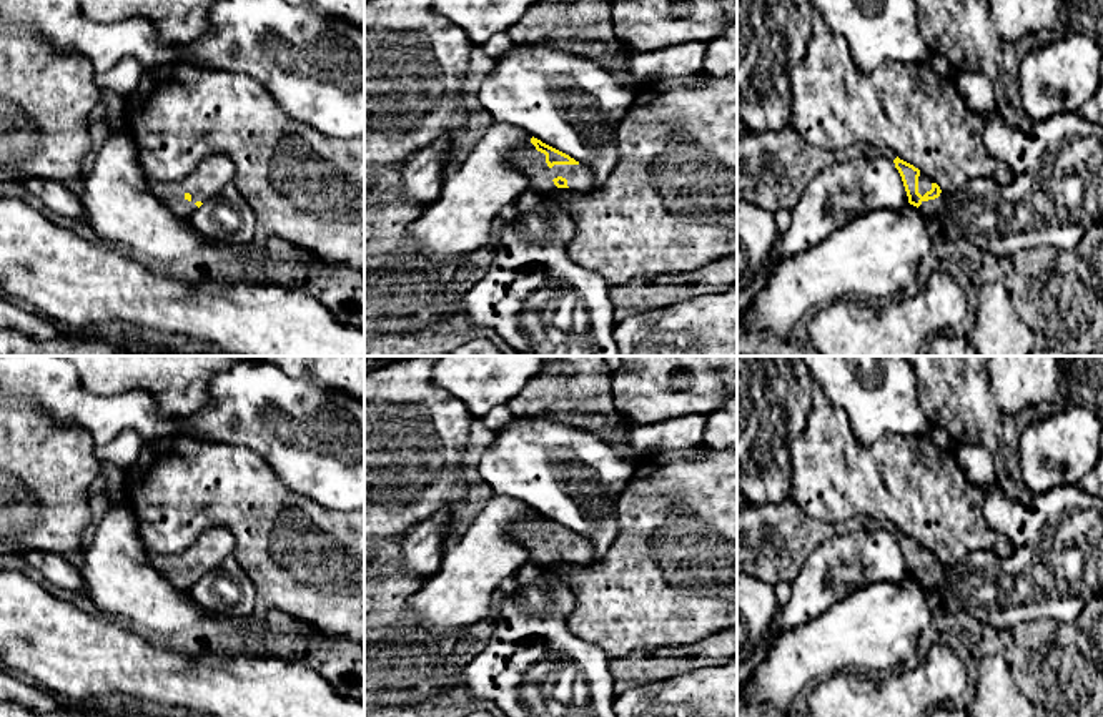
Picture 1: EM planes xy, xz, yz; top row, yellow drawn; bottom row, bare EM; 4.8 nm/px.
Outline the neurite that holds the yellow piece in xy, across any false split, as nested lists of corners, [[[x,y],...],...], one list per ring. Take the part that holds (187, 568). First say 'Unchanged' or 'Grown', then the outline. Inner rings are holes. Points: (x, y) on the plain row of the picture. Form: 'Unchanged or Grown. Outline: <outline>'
Grown. Outline: [[[216,527],[201,534],[178,556],[151,554],[150,562],[180,591],[190,591],[206,572],[218,567],[235,547],[230,529]]]

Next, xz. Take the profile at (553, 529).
Grown. Outline: [[[534,509],[529,517],[512,522],[511,532],[524,542],[527,559],[539,567],[547,567],[556,561],[586,566],[594,554],[591,541]]]

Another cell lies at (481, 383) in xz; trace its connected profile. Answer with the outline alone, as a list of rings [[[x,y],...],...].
[[[438,356],[431,379],[461,399],[474,419],[507,404],[541,371],[546,356]]]

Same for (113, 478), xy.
[[[100,462],[100,474],[105,477],[103,494],[110,504],[115,504],[125,486],[125,472],[113,464]]]

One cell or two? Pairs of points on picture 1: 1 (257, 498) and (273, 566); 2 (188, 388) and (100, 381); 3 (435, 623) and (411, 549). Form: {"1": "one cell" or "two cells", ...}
{"1": "one cell", "2": "one cell", "3": "two cells"}

